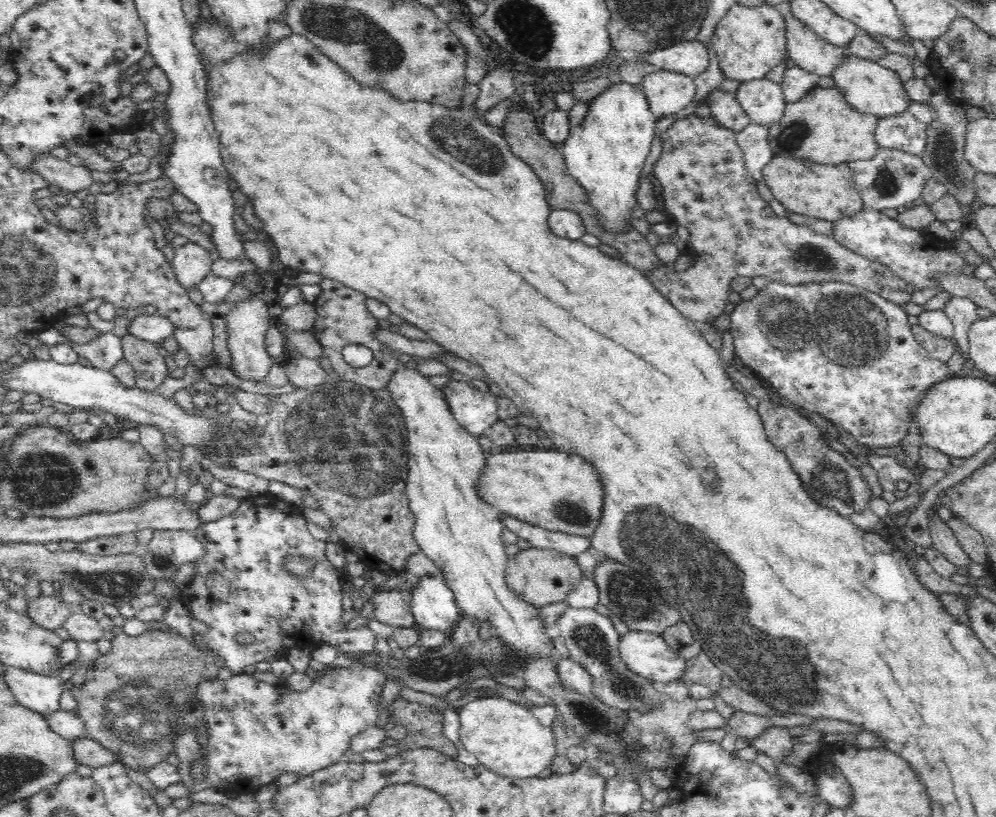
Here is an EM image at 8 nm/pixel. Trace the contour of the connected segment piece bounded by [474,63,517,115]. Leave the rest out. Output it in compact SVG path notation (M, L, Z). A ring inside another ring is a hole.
M496 63L496 68L490 70L479 82L480 93L475 101L477 110L483 115L498 101L515 97L514 78L517 74L511 69Z

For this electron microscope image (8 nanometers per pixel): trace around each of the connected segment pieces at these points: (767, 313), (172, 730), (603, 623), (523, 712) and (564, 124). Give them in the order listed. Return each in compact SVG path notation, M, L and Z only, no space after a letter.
M836 280L808 284L770 281L768 286L759 291L754 298L738 303L730 316L729 331L734 338L736 356L740 357L744 365L749 366L752 371L765 378L771 388L777 394L789 400L790 403L808 412L820 414L831 421L834 426L842 427L850 432L852 438L862 445L874 447L898 446L904 436L908 434L911 413L914 413L922 395L934 384L950 377L948 376L949 369L946 362L928 357L927 351L916 341L912 333L912 326L908 323L909 316L900 306L852 283L836 282Z
M146 631L140 636L128 636L122 632L111 640L111 644L111 650L94 661L96 668L88 672L86 682L71 688L77 702L74 712L84 721L86 736L98 741L124 767L142 774L150 772L152 766L168 761L166 750L174 754L171 744L184 732L191 731L200 747L208 747L210 730L207 729L206 705L198 693L200 686L197 684L218 676L219 667L214 657L175 631Z
M567 607L557 619L559 635L564 638L566 648L570 650L570 658L581 664L592 677L592 693L602 704L612 705L623 711L642 710L644 714L652 707L663 708L666 698L660 686L636 674L626 665L620 653L622 636L618 633L608 616L600 615L594 609L584 607Z
M486 697L457 710L461 720L459 739L480 765L501 777L532 778L549 768L556 757L553 730L544 727L519 703L502 697Z
M624 81L608 85L591 99L585 119L573 129L569 126L569 112L558 108L548 111L539 126L546 139L562 150L566 168L584 188L601 230L622 230L632 208L636 208L636 189L657 122L642 86Z

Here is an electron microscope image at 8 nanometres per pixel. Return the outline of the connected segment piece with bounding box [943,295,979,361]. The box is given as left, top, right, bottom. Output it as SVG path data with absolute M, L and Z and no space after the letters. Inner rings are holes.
M952 295L943 310L953 324L953 340L966 361L970 356L970 343L967 333L972 323L979 320L979 316L976 314L978 308L970 299Z

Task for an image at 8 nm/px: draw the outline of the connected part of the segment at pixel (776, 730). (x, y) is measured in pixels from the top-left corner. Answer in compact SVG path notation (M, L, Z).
M770 727L753 740L752 747L774 759L776 766L783 766L787 765L787 759L792 755L793 743L793 737L784 727Z

